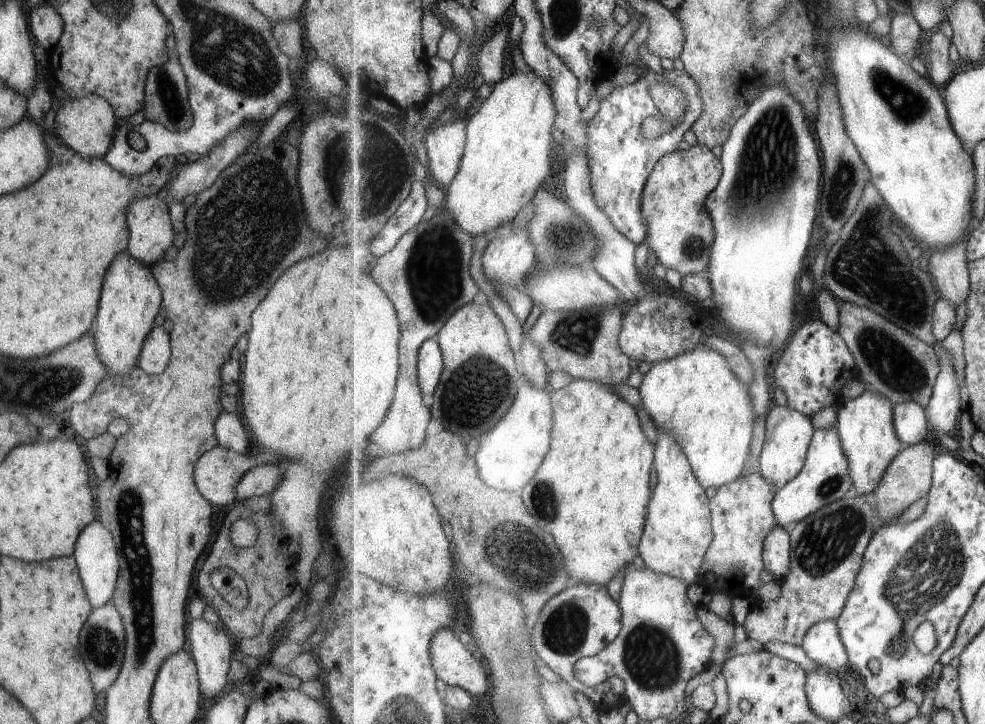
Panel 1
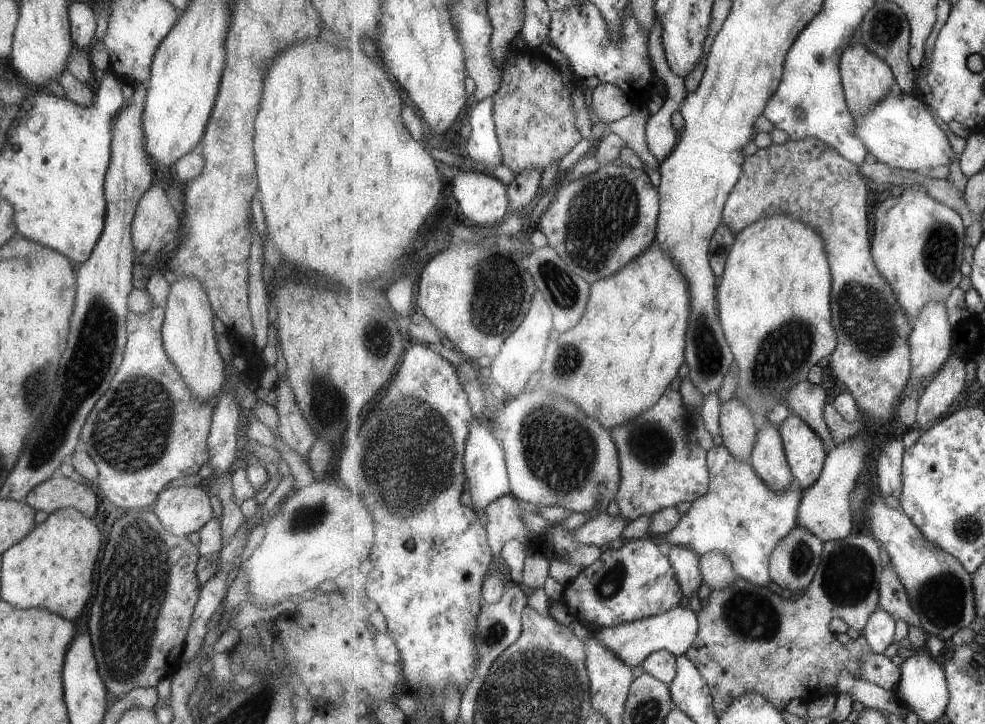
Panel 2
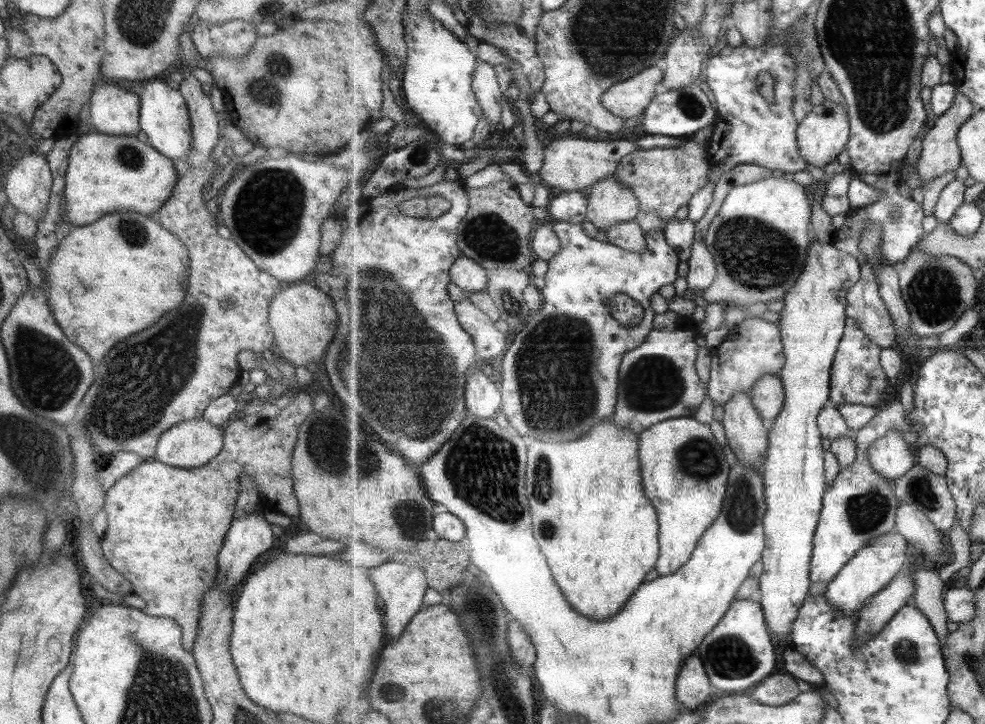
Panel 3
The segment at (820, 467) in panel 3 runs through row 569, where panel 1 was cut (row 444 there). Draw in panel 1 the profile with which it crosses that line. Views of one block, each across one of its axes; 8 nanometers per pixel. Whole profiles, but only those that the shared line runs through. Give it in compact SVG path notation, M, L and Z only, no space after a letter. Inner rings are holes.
M788 404L773 405L765 418L765 440L759 456L760 473L782 486L791 482L803 470L815 431L811 416L793 410Z

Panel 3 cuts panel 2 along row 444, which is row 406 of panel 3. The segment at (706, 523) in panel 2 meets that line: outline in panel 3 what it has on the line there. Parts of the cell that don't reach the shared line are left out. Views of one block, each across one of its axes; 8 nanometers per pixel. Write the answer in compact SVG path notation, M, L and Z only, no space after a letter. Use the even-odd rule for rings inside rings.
M753 317L745 320L731 330L725 336L725 342L717 348L710 348L710 357L712 358L712 366L710 370L710 379L708 385L708 396L715 406L725 408L725 405L733 399L733 395L737 393L750 394L756 384L767 375L775 375L780 377L781 371L785 369L786 357L784 341L781 336L781 330L777 322L768 322L760 317Z

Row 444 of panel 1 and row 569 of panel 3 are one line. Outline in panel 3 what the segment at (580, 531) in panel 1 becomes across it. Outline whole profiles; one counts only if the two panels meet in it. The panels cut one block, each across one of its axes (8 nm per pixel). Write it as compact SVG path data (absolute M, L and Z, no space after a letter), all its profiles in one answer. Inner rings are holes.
M606 420L594 426L583 442L543 444L535 440L529 446L527 480L535 536L564 596L577 612L590 620L609 620L619 615L646 582L647 574L656 568L660 557L660 521L657 509L644 493L638 436Z

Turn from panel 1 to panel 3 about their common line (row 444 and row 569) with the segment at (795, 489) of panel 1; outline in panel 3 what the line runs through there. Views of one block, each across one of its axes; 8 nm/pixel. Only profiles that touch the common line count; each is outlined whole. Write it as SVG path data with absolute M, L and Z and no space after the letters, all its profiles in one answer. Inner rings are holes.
M900 400L880 410L866 427L856 435L858 459L853 467L840 468L839 474L824 496L824 507L820 516L816 535L810 577L813 584L831 583L846 567L846 564L857 556L857 553L873 540L894 531L900 500L894 492L895 485L890 480L875 473L868 459L868 448L875 440L889 434L894 427L905 428L905 408Z

